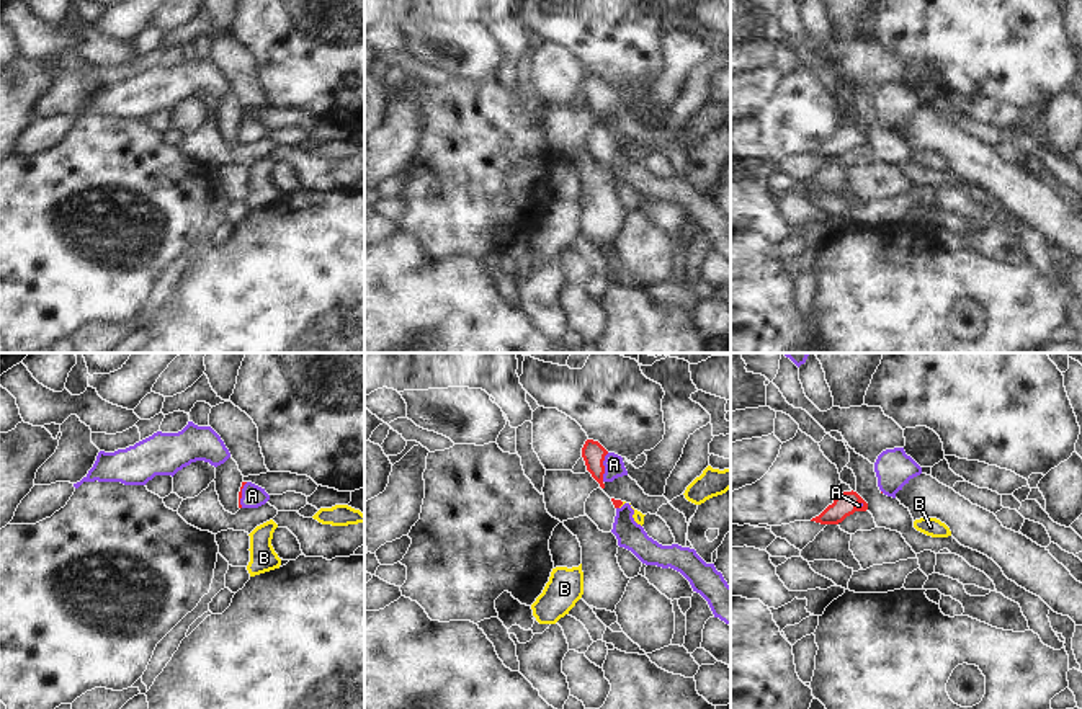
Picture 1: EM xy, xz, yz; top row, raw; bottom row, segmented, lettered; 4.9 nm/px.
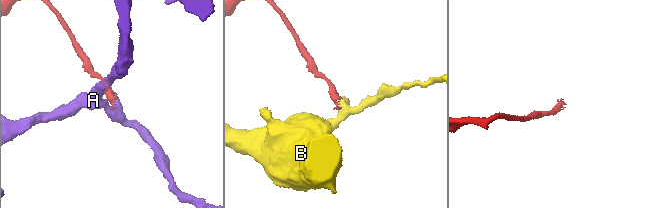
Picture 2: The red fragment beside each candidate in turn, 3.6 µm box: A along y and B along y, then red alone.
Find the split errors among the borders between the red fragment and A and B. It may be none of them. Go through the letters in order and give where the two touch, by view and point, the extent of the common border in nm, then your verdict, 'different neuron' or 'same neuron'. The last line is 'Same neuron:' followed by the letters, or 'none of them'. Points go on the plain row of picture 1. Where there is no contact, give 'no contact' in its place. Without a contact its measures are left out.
A: xz (603, 102) | 150 nm | same neuron
B: xz (620, 139) | 40 nm | different neuron
Same neuron: A

